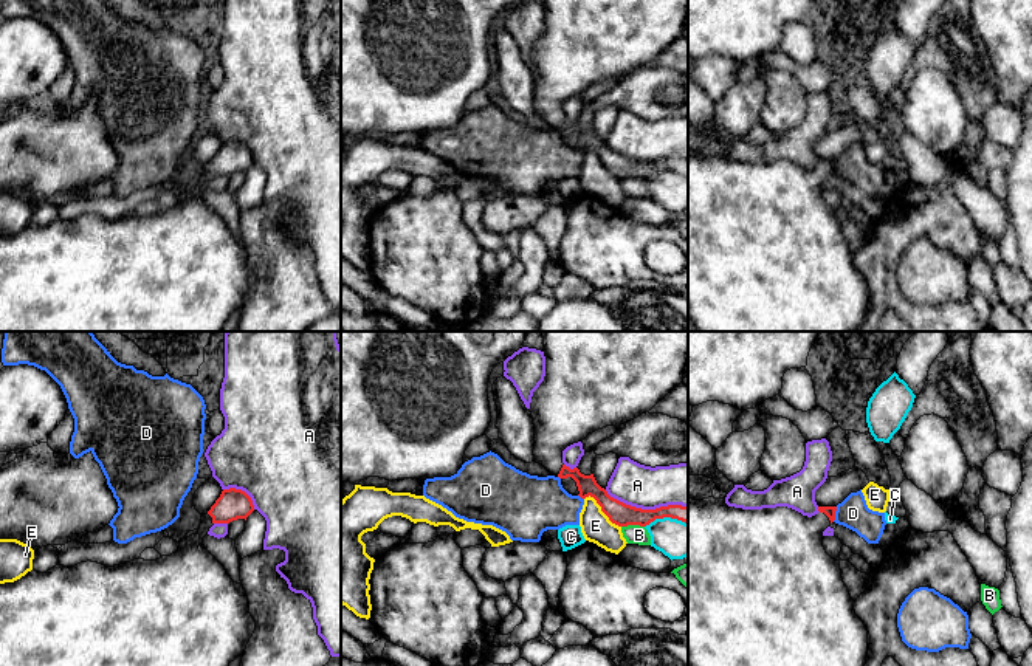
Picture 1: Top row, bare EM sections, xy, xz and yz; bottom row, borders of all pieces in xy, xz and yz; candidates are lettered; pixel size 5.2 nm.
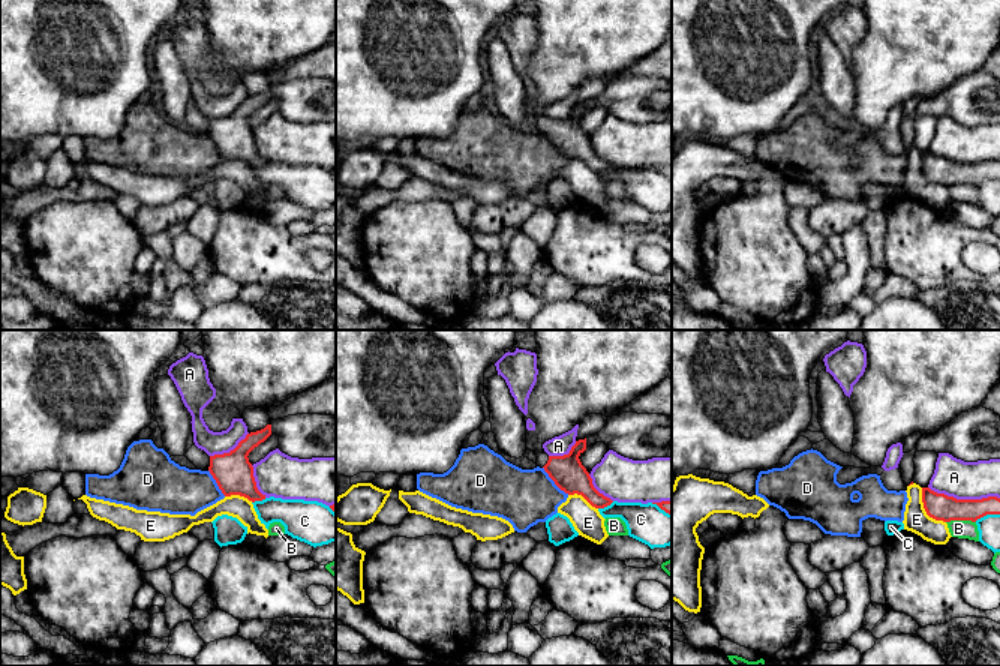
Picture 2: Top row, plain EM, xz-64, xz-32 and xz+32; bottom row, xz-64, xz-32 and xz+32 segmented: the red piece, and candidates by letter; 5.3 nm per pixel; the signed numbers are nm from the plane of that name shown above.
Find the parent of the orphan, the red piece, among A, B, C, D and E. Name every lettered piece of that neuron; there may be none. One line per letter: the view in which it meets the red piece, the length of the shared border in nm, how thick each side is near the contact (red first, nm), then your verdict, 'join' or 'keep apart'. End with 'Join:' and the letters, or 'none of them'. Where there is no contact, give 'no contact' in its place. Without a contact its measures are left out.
A: xz | 440 nm | 120/220 nm | keep apart
B: xz | 120 nm | 120/100 nm | keep apart
C: xz | 220 nm | 120/200 nm | keep apart
D: yz | 80 nm | 60/160 nm | keep apart
E: xz | 240 nm | 120/160 nm | keep apart
Join: none of them

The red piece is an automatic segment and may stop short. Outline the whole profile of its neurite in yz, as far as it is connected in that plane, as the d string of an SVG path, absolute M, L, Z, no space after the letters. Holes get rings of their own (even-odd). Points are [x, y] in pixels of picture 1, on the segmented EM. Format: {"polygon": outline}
{"polygon": "M708 497L703 500L688 499L688 664L690 666L865 666L868 655L868 630L865 623L855 615L854 599L843 582L840 561L832 559L823 547L823 531L835 520L837 506L818 506L818 514L807 517L787 508L742 510L728 506L725 499Z"}

